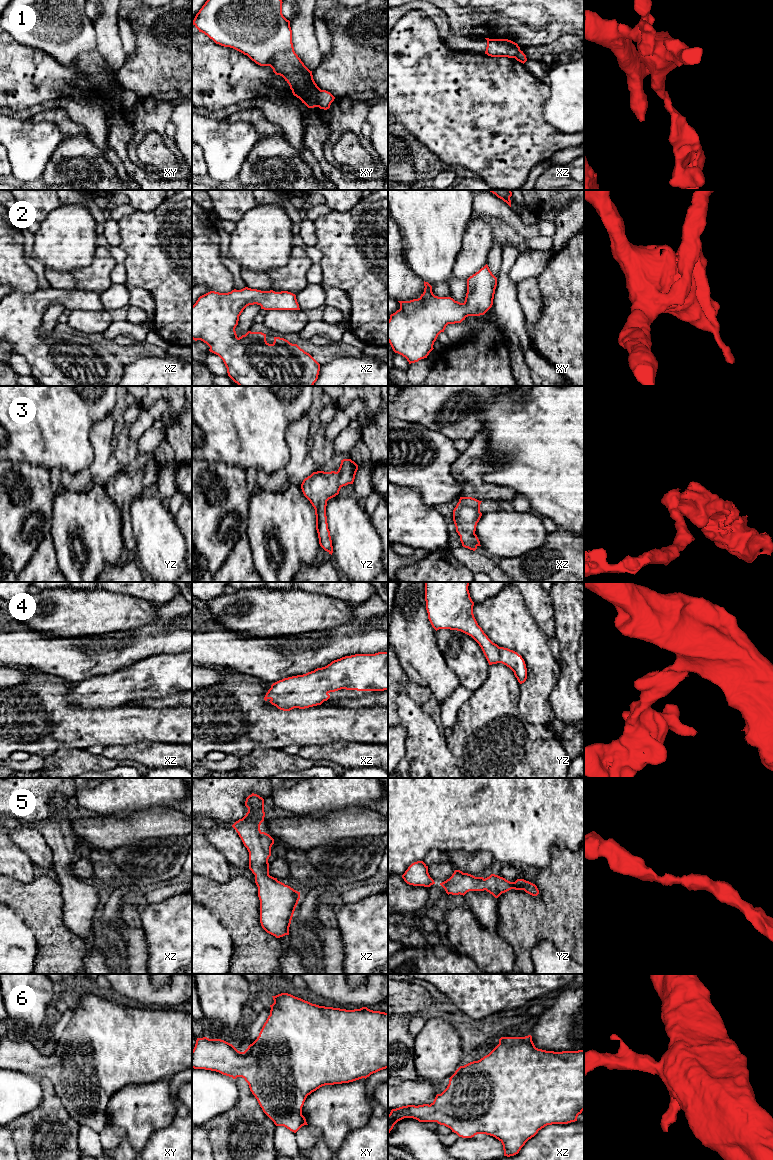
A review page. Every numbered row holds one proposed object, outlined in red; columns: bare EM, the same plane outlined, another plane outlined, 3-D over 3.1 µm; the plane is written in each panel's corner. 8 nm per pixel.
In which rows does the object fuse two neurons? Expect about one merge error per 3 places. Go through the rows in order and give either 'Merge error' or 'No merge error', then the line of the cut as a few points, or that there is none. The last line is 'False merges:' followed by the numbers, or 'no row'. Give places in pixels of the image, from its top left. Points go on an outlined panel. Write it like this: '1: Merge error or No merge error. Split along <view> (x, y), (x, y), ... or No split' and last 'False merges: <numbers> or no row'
1: Merge error. Split along xy (321, 90), (316, 106)
2: No merge error. No split
3: No merge error. No split
4: No merge error. No split
5: No merge error. No split
6: No merge error. No split
False merges: 1

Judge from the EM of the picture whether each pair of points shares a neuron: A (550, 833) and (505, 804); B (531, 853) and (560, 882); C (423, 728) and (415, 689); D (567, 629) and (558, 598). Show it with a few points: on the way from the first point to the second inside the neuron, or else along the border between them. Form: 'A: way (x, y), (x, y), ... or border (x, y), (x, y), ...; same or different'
A: way (539, 822), (521, 804), (516, 804); same
B: border (550, 853), (550, 862), (537, 870); different
C: border (398, 696), (408, 695), (421, 706); different
D: way (567, 621), (566, 606); same

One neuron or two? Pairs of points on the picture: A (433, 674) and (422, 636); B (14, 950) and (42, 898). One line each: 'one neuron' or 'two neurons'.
A: one neuron
B: two neurons

